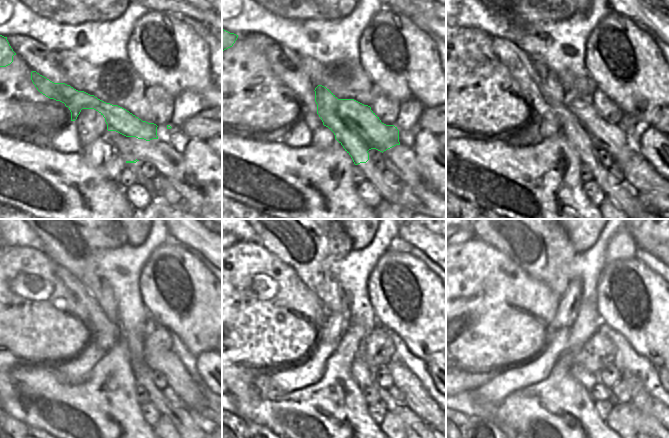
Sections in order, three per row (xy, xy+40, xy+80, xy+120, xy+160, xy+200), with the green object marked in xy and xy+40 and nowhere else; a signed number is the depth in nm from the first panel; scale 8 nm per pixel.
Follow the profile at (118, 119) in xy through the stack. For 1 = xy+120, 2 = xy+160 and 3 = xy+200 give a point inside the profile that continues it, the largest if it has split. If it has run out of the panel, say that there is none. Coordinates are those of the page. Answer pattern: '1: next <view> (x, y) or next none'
1: next xy+120 (178, 378)
2: next xy+160 (418, 400)
3: next xy+200 (640, 397)

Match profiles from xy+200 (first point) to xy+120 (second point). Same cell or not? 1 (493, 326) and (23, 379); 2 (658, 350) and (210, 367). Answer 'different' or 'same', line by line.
1: different
2: different

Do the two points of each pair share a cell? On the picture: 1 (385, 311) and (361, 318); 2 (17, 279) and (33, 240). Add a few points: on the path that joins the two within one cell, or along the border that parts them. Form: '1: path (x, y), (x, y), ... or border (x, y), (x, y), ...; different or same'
1: border (367, 288), (370, 306), (374, 311); different
2: border (10, 246), (33, 247), (42, 251); different

